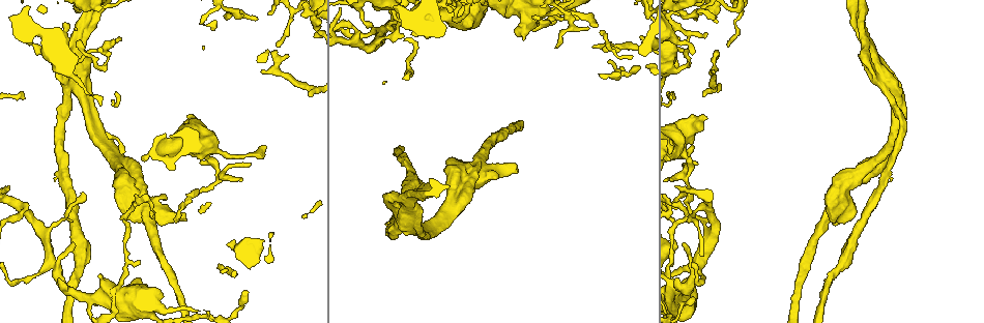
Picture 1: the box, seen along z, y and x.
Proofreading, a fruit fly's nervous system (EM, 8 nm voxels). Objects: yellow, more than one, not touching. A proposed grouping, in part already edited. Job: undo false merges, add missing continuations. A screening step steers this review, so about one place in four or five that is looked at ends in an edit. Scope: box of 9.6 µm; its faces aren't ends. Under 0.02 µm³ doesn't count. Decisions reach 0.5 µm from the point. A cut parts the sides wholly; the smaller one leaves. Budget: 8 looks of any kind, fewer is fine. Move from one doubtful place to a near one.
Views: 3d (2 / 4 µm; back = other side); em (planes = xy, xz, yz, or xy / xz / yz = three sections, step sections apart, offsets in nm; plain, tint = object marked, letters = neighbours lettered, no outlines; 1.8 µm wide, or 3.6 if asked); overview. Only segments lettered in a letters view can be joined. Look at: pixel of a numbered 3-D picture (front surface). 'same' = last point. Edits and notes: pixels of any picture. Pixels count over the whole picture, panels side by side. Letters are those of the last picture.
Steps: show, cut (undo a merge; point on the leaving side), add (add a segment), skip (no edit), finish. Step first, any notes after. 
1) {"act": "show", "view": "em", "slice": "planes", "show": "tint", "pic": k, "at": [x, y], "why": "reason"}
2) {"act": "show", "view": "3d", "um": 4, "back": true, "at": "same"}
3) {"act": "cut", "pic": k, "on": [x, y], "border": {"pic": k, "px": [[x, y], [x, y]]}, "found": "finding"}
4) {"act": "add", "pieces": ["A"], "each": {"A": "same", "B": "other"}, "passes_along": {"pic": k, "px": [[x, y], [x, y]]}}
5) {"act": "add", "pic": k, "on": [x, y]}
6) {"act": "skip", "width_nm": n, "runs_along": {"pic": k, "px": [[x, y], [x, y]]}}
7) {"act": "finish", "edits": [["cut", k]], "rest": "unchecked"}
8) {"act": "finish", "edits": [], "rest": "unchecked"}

{"act": "show", "view": "3d", "um": 4, "pic": 1, "at": [177, 221], "why": "an open end"}

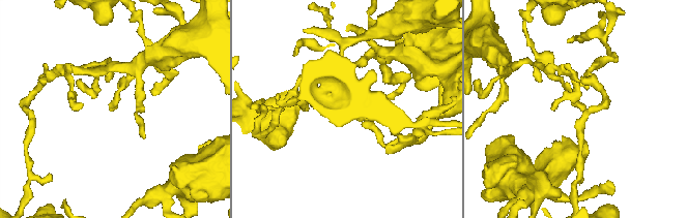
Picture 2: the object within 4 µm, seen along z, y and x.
{"act": "show", "view": "em", "slice": "planes", "show": "plain", "pic": 2, "at": [114, 107]}

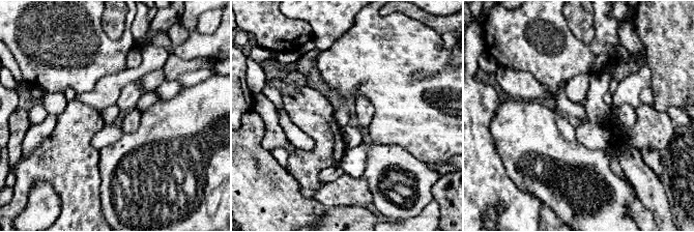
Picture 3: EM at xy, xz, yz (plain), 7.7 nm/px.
{"act": "show", "view": "em", "slice": "planes", "show": "letters", "at": "same", "why": "see the neighbours"}

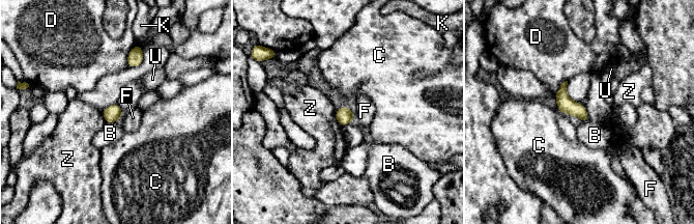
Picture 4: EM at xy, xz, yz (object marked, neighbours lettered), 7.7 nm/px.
{"act": "skip", "longest_contact_nm": ["D", 180], "each": {"B": "other", "C": "other", "D": "other", "F": "other", "K": "other", "U": "other", "Z": "other"}, "border": {"pic": 4, "px": [[588, 119], [581, 122]]}, "found": "none of them fits"}

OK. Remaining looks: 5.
{"act": "show", "view": "3d", "um": 4, "pic": 1, "at": [691, 171], "why": "sharp bend"}

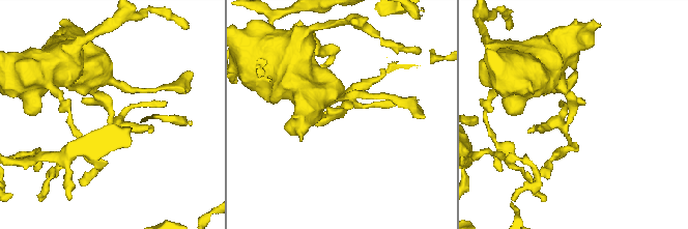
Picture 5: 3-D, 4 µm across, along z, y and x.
{"act": "show", "view": "em", "slice": "xz", "step": 16, "show": "letters", "pic": 5, "at": [112, 112], "why": "need the tissue"}

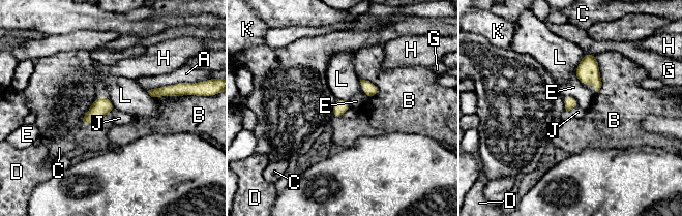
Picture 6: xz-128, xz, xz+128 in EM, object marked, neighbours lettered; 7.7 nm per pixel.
{"act": "skip", "each": {"A": "other", "B": "other", "C": "other", "D": "other", "E": "other", "G": "other", "H": "other", "J": "other", "K": "other", "L": "other"}, "border": {"pic": 6, "px": [[350, 106], [340, 116]]}, "found": "all the same neuron"}

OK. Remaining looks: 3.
{"act": "show", "view": "em", "slice": "xz", "step": 4, "show": "tint", "pic": 1, "at": [83, 194], "why": "thin end"}

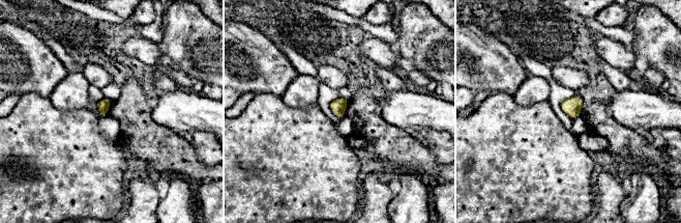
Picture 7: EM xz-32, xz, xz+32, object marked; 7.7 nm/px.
{"act": "show", "view": "em", "slice": "planes", "show": "letters", "at": "same", "why": "cut it another way"}

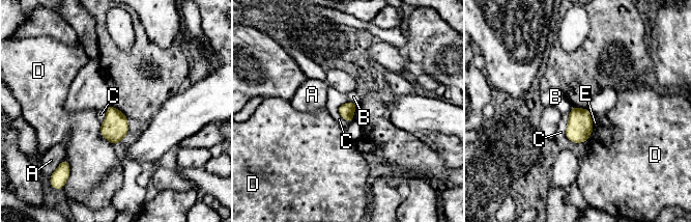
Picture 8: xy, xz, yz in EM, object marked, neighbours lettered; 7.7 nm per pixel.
{"act": "skip", "width_nm": 120, "each": {"A": "other", "B": "other", "C": "other", "D": "other", "E": "other"}, "border": {"pic": 8, "px": [[346, 101], [338, 113], [347, 122]]}, "found": "none of them fits"}

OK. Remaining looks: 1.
{"act": "finish", "edits": [], "rest": "unchecked"}

